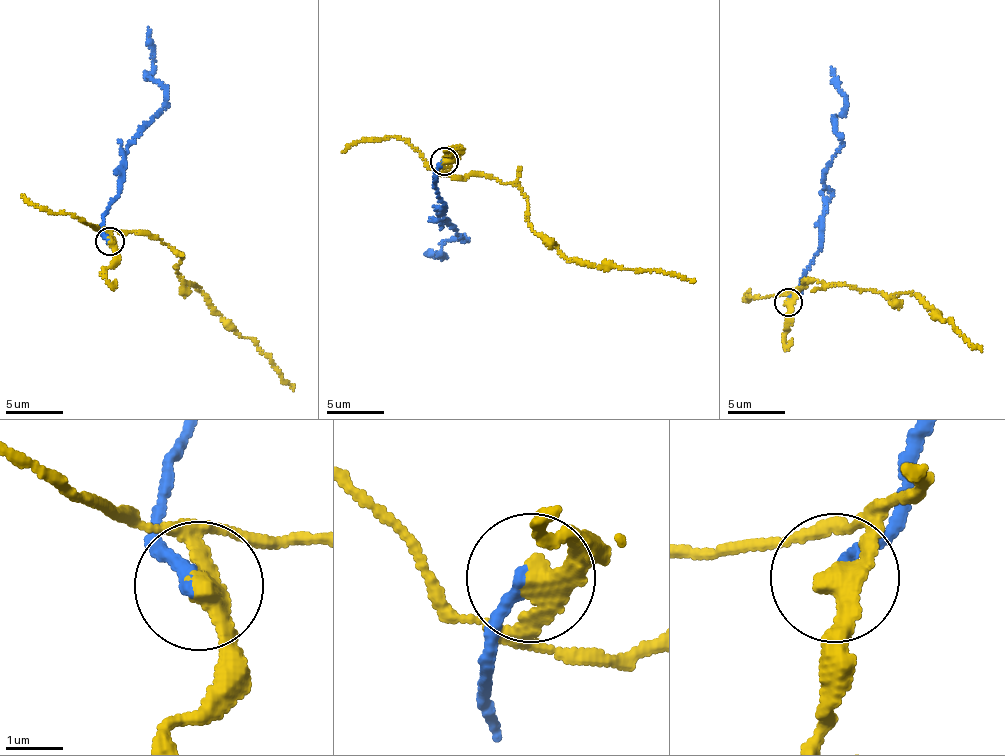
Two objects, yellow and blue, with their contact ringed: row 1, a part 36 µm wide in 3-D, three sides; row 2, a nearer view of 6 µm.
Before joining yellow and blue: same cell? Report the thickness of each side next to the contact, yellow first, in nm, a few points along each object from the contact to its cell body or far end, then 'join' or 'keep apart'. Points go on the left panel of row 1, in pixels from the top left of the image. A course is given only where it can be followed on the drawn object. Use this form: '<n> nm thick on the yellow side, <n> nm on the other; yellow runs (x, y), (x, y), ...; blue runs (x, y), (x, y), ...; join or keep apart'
340 nm thick on the yellow side, 220 nm on the other; yellow runs (111, 240), (113, 230), (174, 247), (183, 258), (174, 268), (252, 338), (293, 390); blue runs (111, 240), (101, 230), (103, 214), (119, 194), (123, 154), (163, 106), (164, 91), (149, 78), (148, 27); keep apart

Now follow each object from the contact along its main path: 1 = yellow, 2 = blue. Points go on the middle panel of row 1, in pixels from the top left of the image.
1: (445, 161), (446, 176), (512, 183), (527, 199), (528, 226), (566, 257), (591, 267), (660, 269), (695, 281)
2: (445, 161), (433, 185), (445, 204), (438, 218), (464, 238), (442, 247), (441, 258), (424, 254)

